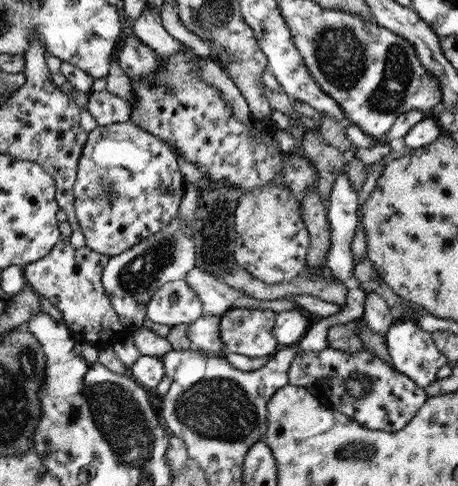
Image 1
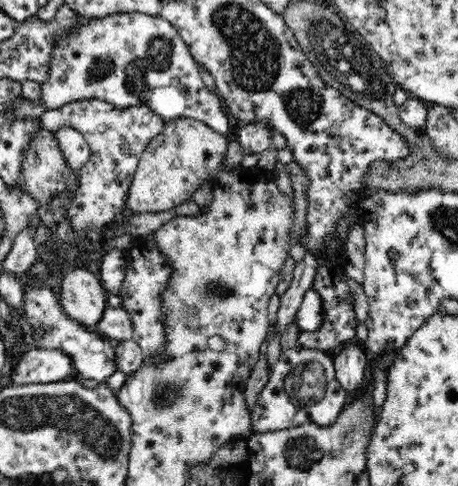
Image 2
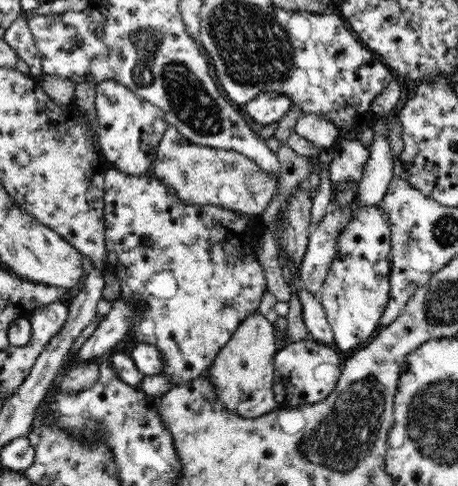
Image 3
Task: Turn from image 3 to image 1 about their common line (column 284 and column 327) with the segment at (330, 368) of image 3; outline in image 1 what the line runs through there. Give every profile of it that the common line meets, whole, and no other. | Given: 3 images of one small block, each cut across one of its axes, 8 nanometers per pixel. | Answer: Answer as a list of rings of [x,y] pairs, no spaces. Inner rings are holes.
[[[329,346],[319,352],[307,348],[299,358],[291,362],[289,386],[301,386],[317,400],[321,400],[325,408],[347,414],[369,430],[385,430],[389,434],[401,432],[427,402],[425,390],[415,384],[415,380],[395,372],[383,358],[365,348],[357,354]]]

